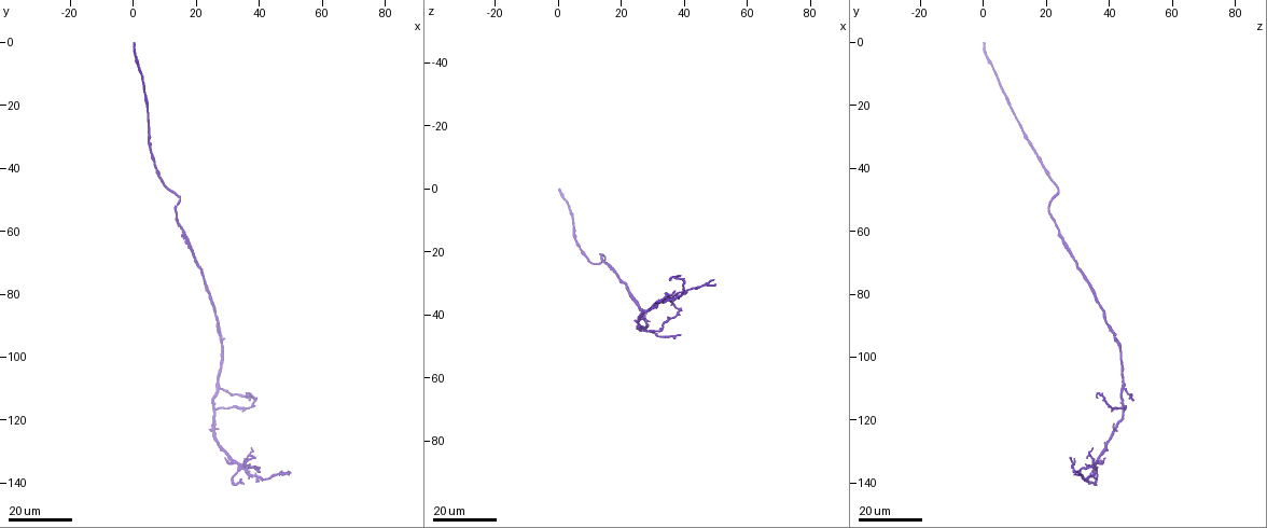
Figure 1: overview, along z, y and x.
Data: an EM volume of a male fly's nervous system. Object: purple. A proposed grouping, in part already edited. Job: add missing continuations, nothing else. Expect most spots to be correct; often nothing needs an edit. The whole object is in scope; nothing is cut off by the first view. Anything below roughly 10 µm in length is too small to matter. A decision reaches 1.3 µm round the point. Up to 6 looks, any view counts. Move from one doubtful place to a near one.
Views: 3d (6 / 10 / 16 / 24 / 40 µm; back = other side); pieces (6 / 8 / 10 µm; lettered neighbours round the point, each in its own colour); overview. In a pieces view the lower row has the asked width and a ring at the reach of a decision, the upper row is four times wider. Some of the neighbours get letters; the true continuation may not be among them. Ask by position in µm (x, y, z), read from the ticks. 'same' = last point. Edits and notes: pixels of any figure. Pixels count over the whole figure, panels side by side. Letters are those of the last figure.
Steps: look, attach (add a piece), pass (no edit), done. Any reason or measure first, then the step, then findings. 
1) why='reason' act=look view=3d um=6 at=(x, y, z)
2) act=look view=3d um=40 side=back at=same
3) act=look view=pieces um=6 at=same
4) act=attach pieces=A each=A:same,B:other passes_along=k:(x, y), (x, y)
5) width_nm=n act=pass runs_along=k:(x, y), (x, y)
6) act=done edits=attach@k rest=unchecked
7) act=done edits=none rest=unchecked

why='an open end' act=look view=3d um=24 at=(50, 136, 30)

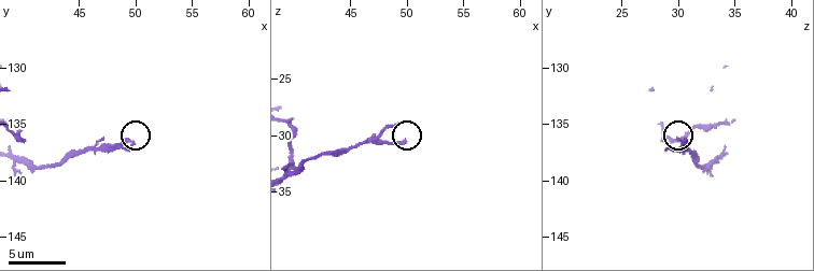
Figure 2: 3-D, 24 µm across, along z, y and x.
act=look view=pieces um=10 at=(49.8, 136.6, 30.6)

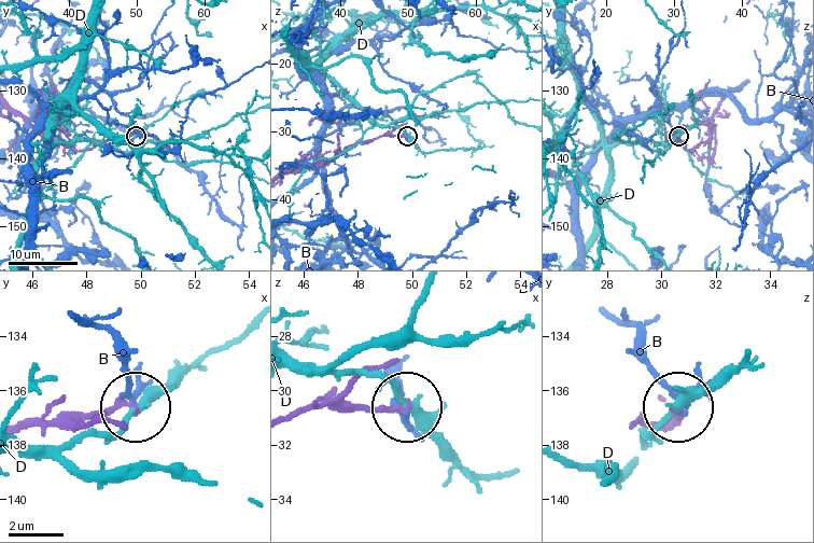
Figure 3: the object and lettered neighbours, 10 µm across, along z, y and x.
act=pass each=B:other,D:other runs_along=3:(289, 416), (309, 406), (404, 408) found='none of them fits'

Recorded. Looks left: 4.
why='free end' act=look view=3d um=24 at=(39, 132, 27)

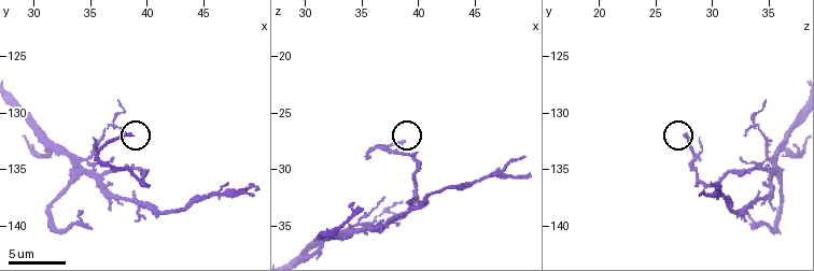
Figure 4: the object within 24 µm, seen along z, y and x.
act=look view=pieces um=6 at=(38.4, 132.0, 27.8)

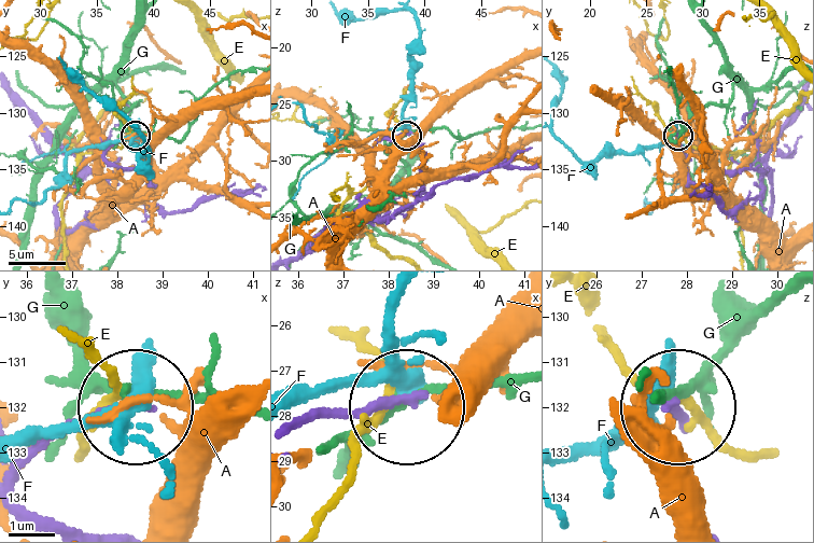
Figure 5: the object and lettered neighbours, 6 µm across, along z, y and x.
width_nm=180 act=pass each=A:other,E:other,F:other,G:other found='no lettered piece goes on from it'

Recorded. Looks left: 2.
why='thin end' act=look view=pieces um=10 at=(34.2, 139.0, 33.2)

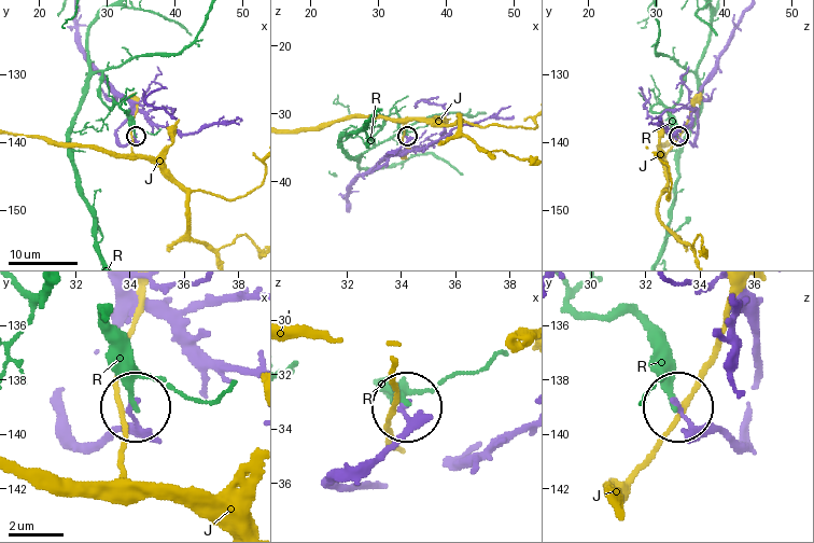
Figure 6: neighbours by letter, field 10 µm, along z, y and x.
act=pass each=J:other,R:other runs_along=6:(744, 435), (739, 442), (725, 440), (678, 409) found='no lettered piece goes on from it'

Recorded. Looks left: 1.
act=done edits=none rest=unchecked

